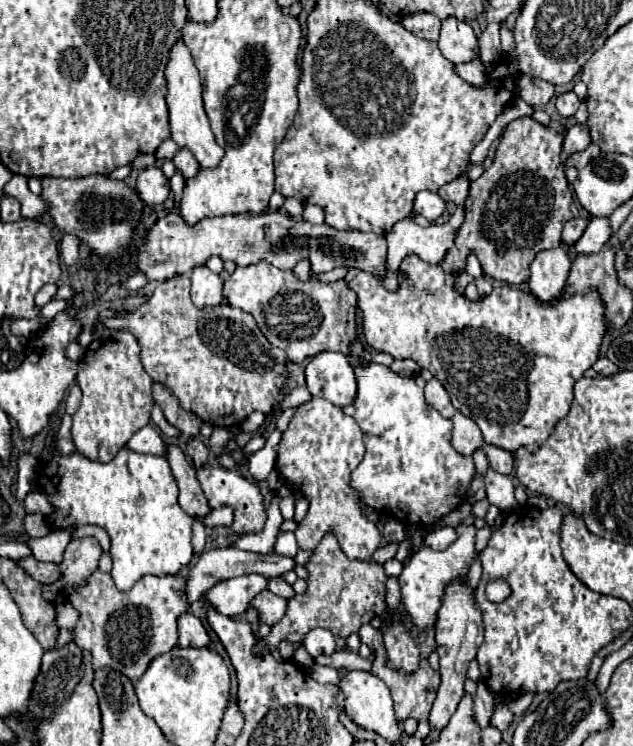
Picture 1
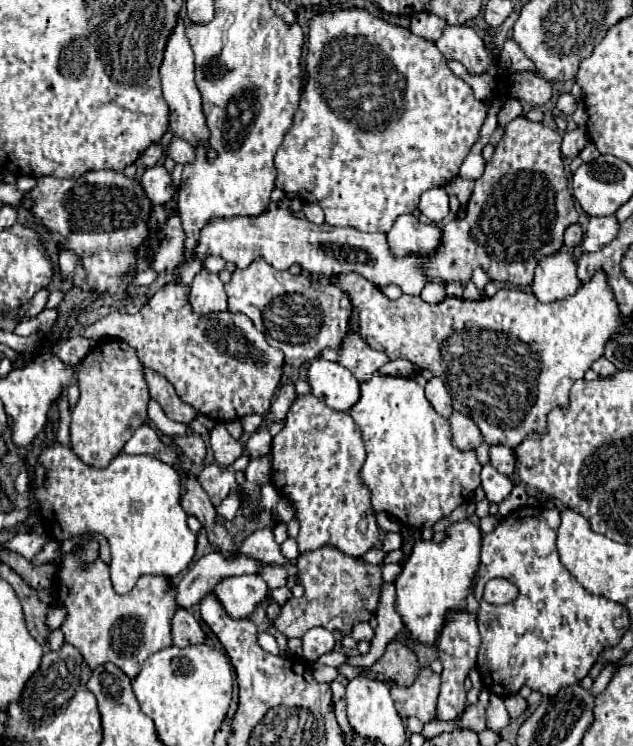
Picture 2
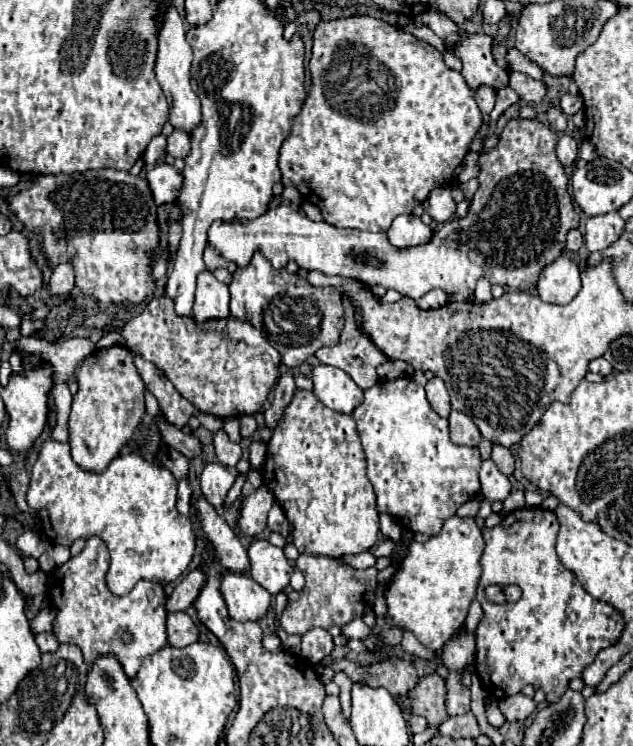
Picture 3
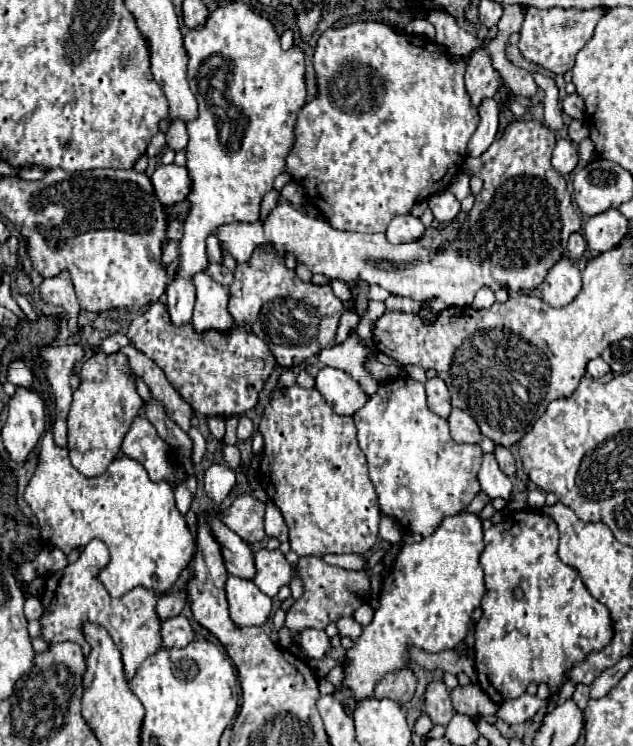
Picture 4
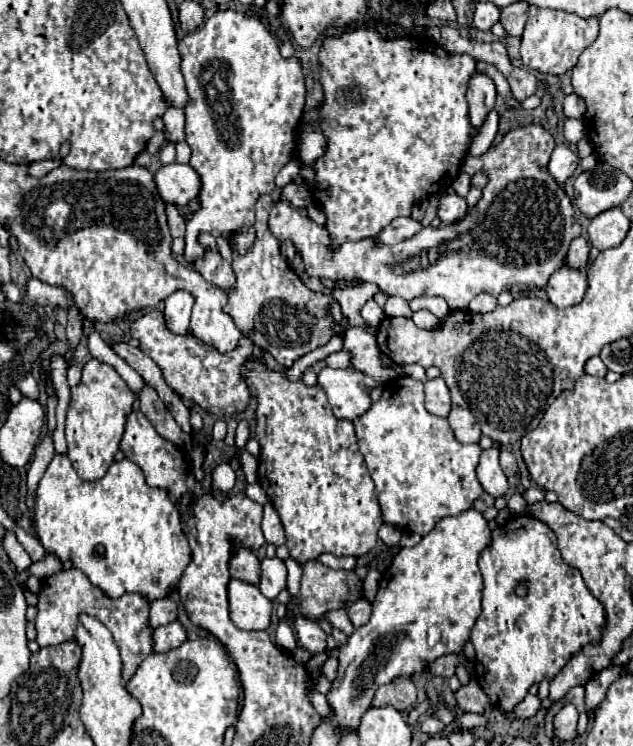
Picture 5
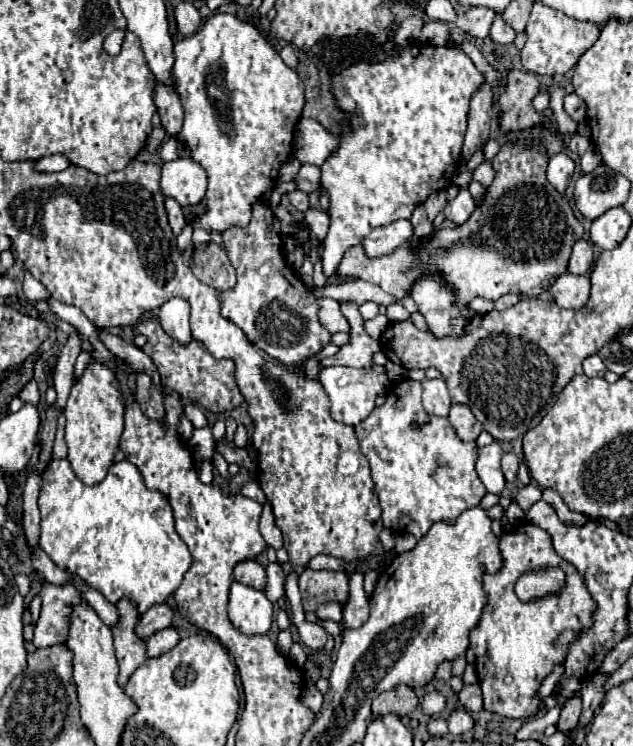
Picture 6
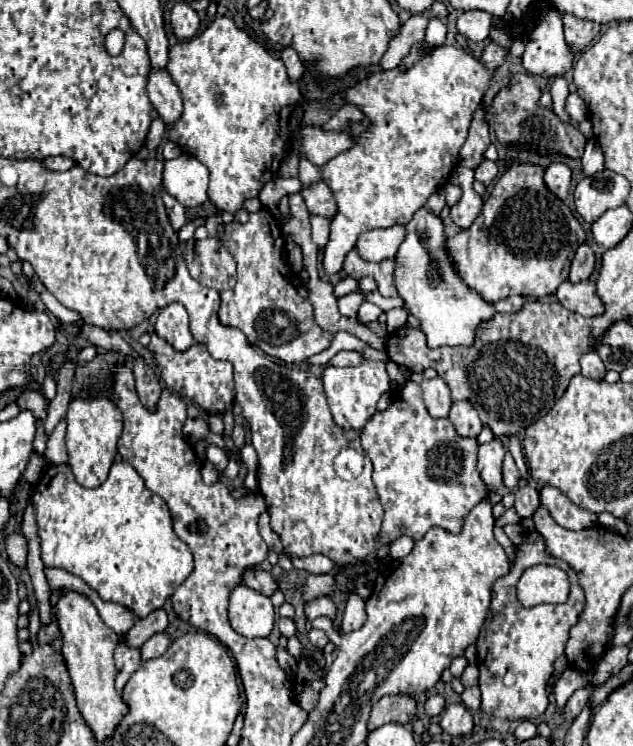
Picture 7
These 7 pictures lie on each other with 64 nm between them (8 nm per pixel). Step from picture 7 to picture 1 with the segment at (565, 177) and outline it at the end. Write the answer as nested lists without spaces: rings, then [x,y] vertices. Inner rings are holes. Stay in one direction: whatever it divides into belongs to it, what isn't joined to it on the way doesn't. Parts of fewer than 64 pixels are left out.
[[[576,124],[576,126],[572,126],[572,128],[566,132],[562,146],[564,146],[564,152],[566,152],[566,154],[576,154],[576,152],[582,152],[588,144],[590,144],[588,126]]]

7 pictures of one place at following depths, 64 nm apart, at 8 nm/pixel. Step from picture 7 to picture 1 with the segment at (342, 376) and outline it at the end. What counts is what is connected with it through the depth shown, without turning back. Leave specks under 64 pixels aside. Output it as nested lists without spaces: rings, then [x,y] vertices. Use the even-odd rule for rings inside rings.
[[[340,352],[316,354],[306,366],[306,386],[312,396],[320,396],[338,408],[356,400],[356,374]]]

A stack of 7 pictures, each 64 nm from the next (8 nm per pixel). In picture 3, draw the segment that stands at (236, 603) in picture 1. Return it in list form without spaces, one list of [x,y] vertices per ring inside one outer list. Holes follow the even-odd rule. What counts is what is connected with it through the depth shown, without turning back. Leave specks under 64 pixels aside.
[[[226,572],[220,590],[228,604],[230,618],[238,622],[258,622],[270,608],[270,594],[248,574]]]

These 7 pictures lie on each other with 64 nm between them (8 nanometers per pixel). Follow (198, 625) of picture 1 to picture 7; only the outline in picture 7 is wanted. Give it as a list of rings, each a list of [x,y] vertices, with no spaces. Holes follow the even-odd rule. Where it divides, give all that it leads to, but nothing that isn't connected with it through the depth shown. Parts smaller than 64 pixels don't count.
[[[154,634],[150,640],[146,640],[146,644],[140,648],[140,656],[142,656],[142,662],[150,660],[150,658],[156,658],[156,656],[162,656],[166,652],[170,644],[170,638],[166,634]]]

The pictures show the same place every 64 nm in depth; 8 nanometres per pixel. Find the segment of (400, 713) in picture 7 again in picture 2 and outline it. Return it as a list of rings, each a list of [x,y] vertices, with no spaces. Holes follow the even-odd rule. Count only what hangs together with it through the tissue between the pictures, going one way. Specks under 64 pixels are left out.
[[[392,640],[388,644],[384,656],[370,668],[358,668],[358,666],[352,666],[346,662],[346,664],[338,666],[338,672],[344,674],[348,680],[352,680],[356,676],[366,676],[370,680],[408,688],[416,680],[420,668],[418,668],[416,654],[408,646]]]

